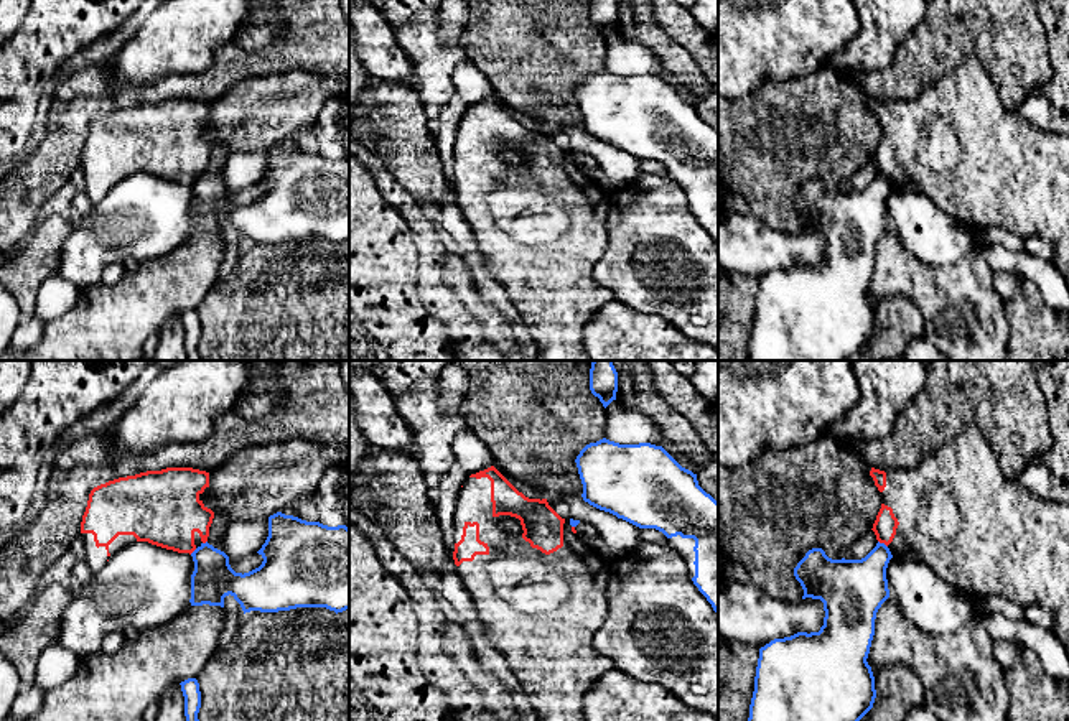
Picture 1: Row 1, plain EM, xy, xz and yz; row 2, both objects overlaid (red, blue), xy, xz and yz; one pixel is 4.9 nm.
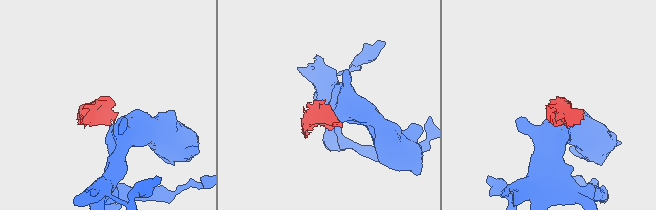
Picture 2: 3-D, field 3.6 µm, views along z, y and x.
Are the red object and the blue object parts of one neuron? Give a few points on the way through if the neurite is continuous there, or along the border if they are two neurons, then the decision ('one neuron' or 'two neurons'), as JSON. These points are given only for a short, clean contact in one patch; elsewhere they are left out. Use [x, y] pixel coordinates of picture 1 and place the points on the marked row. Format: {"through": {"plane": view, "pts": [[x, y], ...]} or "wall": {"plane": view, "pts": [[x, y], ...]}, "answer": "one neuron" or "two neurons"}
{"wall": {"plane": "yz", "pts": [[878, 540], [886, 547]]}, "answer": "two neurons"}

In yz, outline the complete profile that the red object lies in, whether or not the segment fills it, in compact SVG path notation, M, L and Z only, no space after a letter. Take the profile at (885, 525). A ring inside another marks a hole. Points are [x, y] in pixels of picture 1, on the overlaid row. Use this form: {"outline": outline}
{"outline": "M965 425L957 436L949 440L945 444L927 454L917 467L911 469L889 469L880 471L871 467L870 476L875 486L881 492L881 509L873 523L873 532L880 543L885 543L893 558L899 560L917 560L932 568L932 571L950 586L957 588L967 598L972 599L973 609L977 609L977 599L987 594L1003 596L1005 599L1021 606L1038 606L1048 611L1053 617L1053 632L1062 642L1069 658L1069 505L1064 502L1043 499L1028 491L1020 479L1006 479L998 466L997 456L992 449L988 438L977 425Z"}

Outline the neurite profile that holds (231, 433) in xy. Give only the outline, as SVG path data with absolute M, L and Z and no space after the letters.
M278 360L283 403L259 421L236 410L214 421L212 433L199 441L171 443L147 454L110 451L110 435L89 433L69 443L54 459L48 484L48 502L36 520L0 550L0 621L16 619L44 583L46 570L81 535L81 522L94 487L109 481L166 467L193 467L211 472L237 451L254 444L272 444L290 438L308 438L321 444L349 449L349 388L331 360Z

